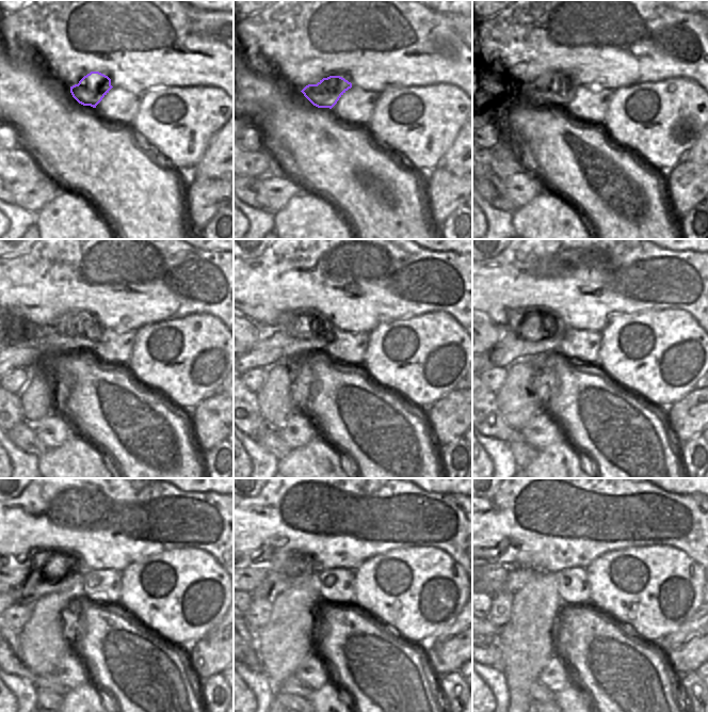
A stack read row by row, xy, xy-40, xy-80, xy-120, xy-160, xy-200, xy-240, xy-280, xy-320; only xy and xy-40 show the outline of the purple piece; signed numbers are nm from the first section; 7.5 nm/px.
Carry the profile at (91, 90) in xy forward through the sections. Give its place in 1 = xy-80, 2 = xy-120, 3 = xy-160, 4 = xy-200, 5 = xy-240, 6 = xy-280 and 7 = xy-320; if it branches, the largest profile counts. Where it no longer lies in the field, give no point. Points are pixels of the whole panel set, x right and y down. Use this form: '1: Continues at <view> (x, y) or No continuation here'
1: Continues at xy-80 (562, 89)
2: Continues at xy-120 (84, 332)
3: Continues at xy-160 (282, 344)
4: Continues at xy-200 (514, 345)
5: Continues at xy-240 (37, 584)
6: Continues at xy-280 (276, 582)
7: Continues at xy-320 (516, 579)

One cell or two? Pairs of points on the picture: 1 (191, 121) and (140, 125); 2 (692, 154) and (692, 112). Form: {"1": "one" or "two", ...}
{"1": "one", "2": "two"}

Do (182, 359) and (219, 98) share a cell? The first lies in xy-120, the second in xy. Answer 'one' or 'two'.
one

